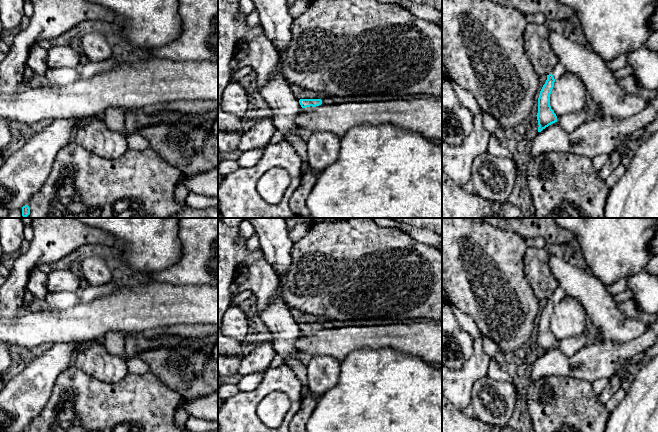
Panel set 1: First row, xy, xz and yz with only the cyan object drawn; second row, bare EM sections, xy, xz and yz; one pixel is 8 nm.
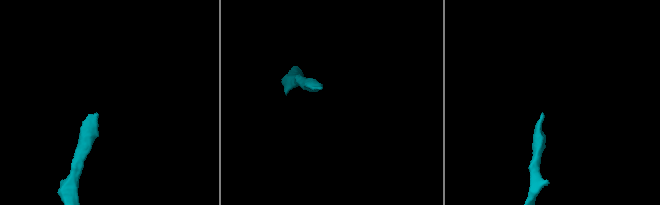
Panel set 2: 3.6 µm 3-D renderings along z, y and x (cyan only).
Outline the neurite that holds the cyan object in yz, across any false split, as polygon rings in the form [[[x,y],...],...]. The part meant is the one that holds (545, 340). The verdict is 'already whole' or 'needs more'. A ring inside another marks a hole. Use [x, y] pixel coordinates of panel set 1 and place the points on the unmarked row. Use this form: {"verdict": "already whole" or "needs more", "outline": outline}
{"verdict": "needs more", "outline": [[[558,287],[553,296],[547,299],[547,304],[538,322],[538,337],[536,339],[539,349],[538,356],[557,346],[557,340],[550,330],[550,318],[554,311],[554,306],[559,303],[565,295],[565,291],[561,287]]]}

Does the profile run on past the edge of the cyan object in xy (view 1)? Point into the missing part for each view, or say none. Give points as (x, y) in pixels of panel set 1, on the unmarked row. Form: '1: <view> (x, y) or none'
1: none

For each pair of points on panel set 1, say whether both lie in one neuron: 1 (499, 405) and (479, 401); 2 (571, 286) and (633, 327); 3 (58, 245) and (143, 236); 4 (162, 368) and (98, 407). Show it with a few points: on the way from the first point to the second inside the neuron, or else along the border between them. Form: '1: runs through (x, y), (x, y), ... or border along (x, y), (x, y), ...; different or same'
1: runs through (494, 403), (492, 401), (484, 401); same
2: runs through (586, 295), (618, 327); same
3: border along (97, 228), (110, 233), (117, 241); different
4: border along (148, 371), (153, 373), (170, 389); different

